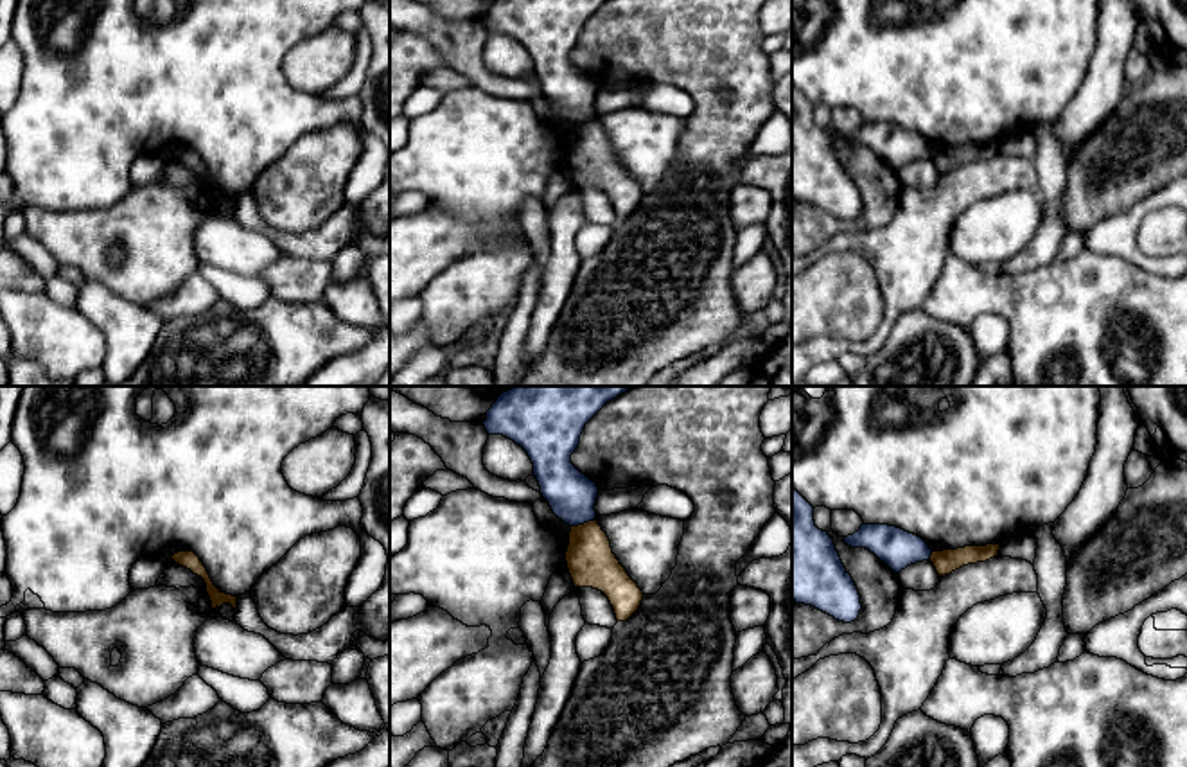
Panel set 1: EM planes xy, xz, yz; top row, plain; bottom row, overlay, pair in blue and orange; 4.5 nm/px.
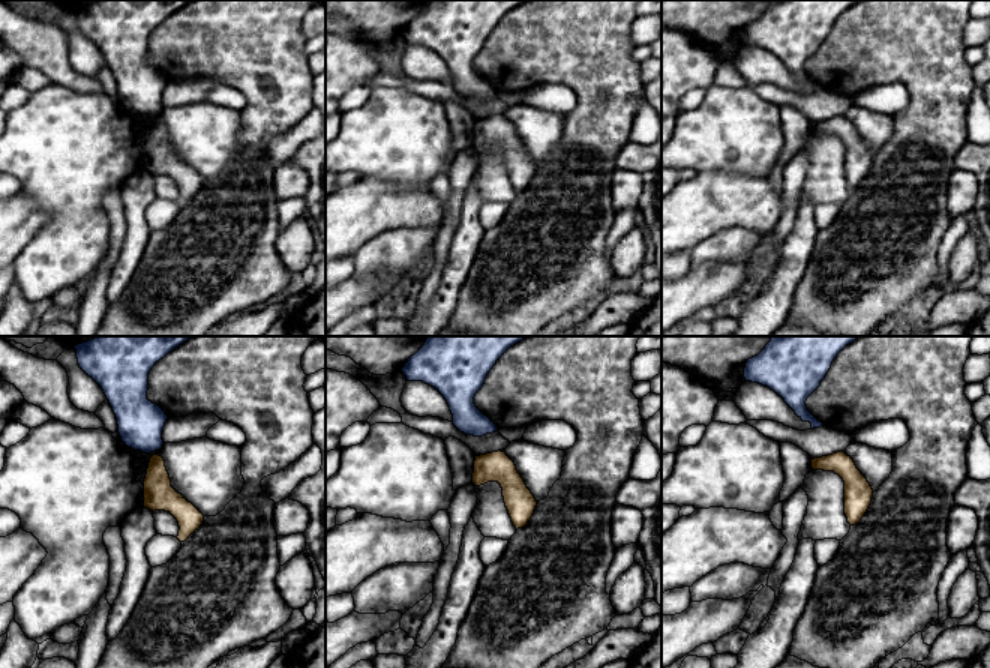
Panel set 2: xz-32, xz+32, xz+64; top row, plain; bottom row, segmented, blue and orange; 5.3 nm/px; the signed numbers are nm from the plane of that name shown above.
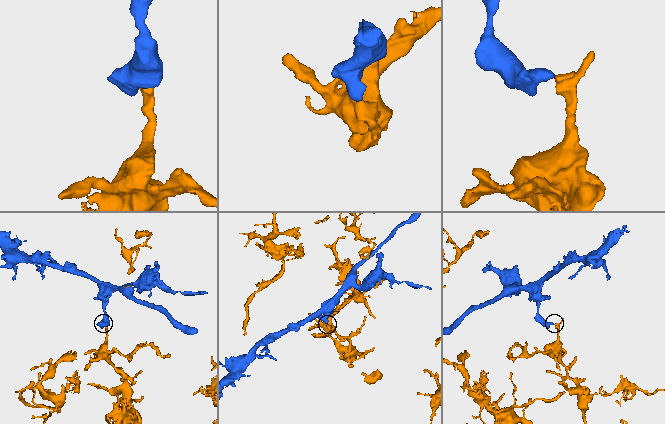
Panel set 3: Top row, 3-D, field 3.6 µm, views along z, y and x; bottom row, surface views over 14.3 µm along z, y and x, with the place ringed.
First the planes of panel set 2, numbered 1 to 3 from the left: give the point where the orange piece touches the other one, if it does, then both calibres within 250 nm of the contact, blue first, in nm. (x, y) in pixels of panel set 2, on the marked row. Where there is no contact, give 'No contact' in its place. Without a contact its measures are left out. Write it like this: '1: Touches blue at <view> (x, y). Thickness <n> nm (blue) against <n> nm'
1: No contact
2: No contact
3: No contact

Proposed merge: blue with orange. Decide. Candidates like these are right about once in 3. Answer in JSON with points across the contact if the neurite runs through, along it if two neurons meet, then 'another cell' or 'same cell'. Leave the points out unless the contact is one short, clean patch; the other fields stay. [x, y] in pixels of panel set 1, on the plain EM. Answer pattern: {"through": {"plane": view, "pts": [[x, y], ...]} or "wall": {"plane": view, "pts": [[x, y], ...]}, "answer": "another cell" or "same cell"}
{"wall": {"plane": "xz", "pts": [[595, 117], [571, 124]]}, "answer": "another cell"}

